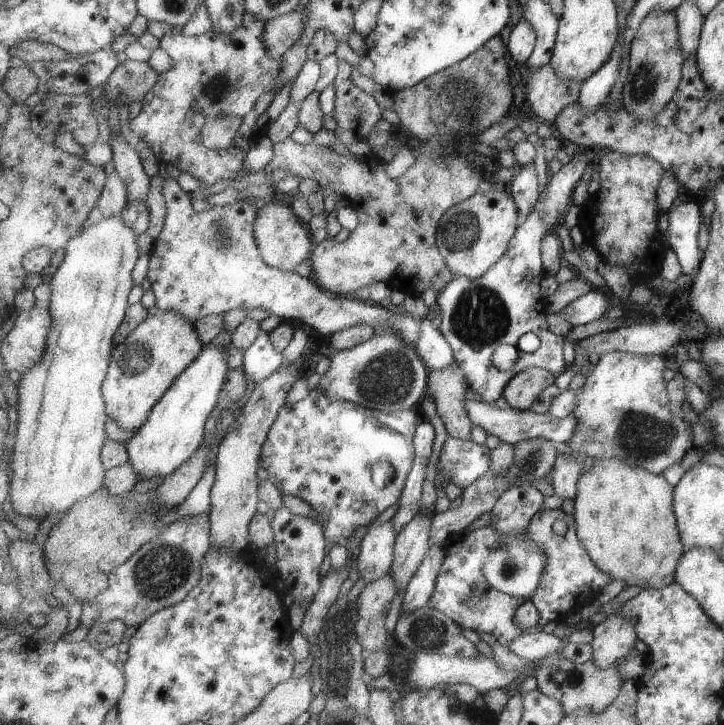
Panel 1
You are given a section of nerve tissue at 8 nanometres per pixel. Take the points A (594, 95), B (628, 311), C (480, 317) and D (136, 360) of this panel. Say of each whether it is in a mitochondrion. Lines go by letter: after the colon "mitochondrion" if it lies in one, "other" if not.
A: other
B: other
C: mitochondrion
D: mitochondrion

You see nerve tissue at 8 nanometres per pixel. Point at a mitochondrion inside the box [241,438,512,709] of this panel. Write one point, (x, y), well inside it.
(341, 660)

